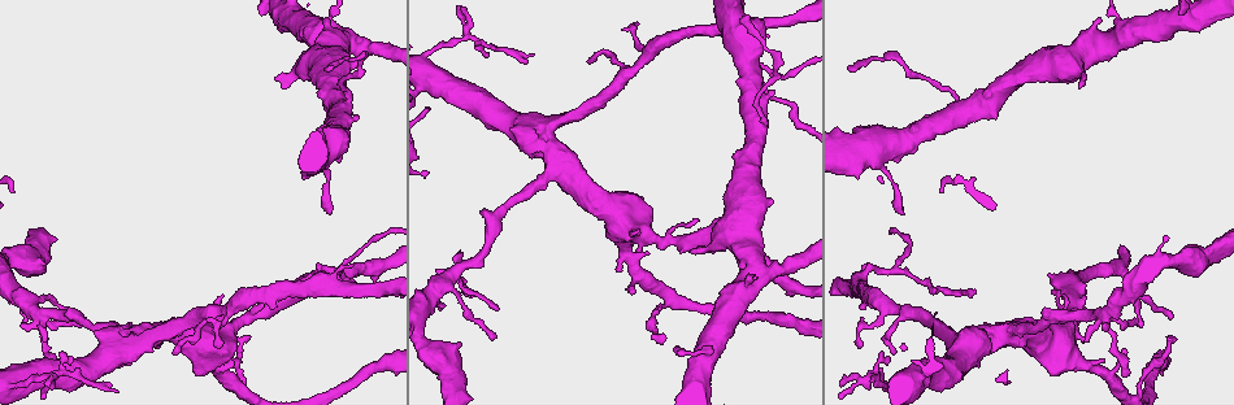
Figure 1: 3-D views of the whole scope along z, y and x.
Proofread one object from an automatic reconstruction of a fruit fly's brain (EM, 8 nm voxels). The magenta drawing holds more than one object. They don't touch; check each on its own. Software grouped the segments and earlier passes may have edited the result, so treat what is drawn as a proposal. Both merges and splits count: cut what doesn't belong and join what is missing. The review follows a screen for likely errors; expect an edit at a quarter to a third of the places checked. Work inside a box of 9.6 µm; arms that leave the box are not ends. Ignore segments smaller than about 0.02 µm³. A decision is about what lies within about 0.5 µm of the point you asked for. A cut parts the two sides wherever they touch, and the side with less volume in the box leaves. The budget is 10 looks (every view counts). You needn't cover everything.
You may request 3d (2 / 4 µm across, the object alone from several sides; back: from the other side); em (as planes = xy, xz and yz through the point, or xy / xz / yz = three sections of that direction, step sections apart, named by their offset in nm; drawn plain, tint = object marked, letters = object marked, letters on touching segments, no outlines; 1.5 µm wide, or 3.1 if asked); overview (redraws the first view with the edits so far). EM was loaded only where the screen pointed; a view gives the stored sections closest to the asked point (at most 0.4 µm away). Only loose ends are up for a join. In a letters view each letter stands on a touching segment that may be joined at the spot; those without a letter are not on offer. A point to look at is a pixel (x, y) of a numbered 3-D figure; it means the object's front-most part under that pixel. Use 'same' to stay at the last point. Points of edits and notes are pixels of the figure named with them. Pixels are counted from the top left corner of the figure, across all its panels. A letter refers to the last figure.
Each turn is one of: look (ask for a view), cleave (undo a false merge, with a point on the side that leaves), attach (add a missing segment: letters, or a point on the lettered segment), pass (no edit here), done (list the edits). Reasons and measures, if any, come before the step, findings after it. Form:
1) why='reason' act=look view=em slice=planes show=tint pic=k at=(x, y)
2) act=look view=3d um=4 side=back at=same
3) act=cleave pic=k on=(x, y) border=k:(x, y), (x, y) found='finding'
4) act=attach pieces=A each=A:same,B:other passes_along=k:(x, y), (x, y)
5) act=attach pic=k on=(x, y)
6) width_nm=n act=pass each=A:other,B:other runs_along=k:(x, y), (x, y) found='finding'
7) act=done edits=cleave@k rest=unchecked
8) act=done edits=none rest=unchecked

why='an open end' act=look view=3d um=2 pic=1 at=(1125, 374)

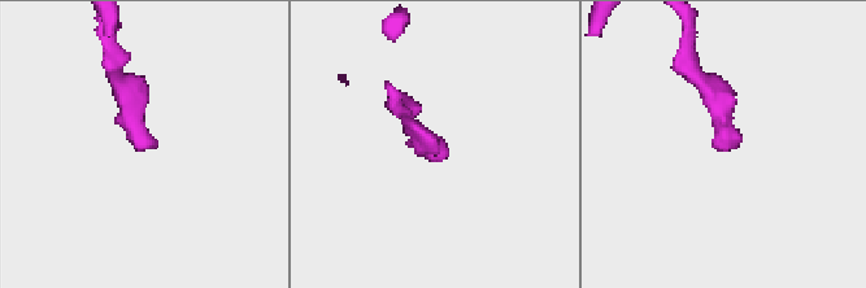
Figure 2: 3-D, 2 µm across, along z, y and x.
why='now the EM' act=look view=em slice=planes show=letters pic=2 at=(447, 151)

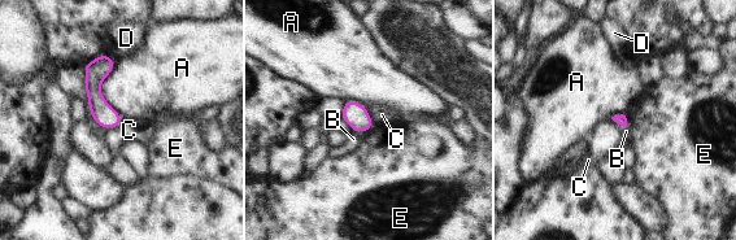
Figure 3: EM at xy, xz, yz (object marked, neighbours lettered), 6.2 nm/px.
act=pass each=A:other,B:other,C:other,D:other,E:other runs_along=3:(101, 59), (95, 99), (113, 123) found='no lettered segment goes on from it'

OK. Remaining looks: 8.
why='branch stops here' act=look view=3d um=4 pic=1 at=(1169, 337)

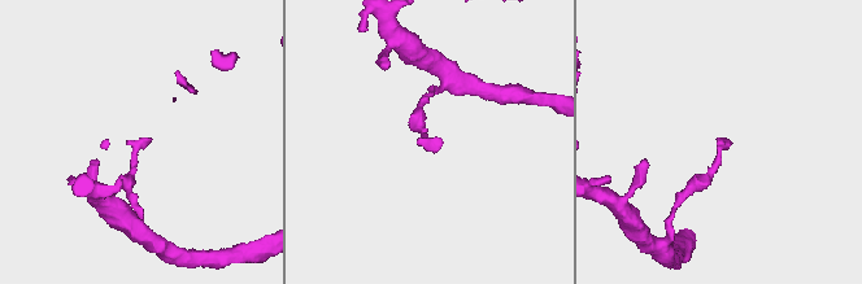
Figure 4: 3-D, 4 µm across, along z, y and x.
why='shape alone is not enough' act=look view=em slice=xy step=8 show=letters pic=4 at=(719, 140)

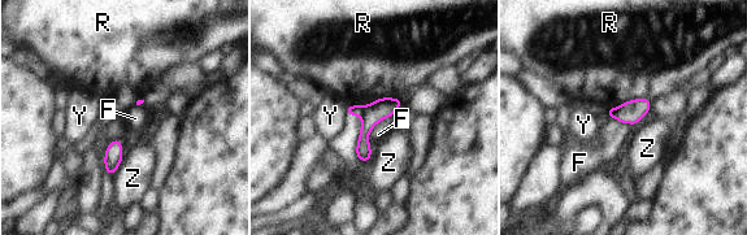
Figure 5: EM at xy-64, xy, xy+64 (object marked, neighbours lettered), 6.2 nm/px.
act=look view=em slice=planes show=letters at=same

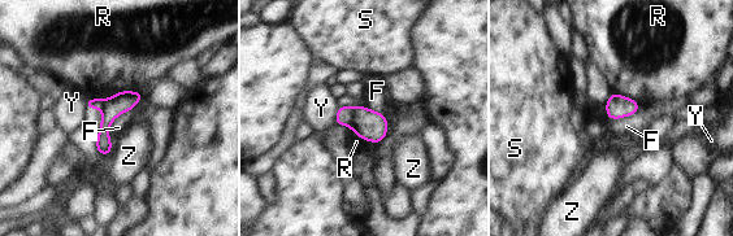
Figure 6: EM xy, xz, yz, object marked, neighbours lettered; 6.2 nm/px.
width_nm=140 act=pass each=F:other,R:other,S:other,Y:other,Z:other border=6:(143, 92), (117, 91), (89, 99) found='no lettered segment goes on from it'

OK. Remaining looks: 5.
why='calibre changes' act=look view=em slice=yz step=8 show=tint pic=1 at=(1088, 367)

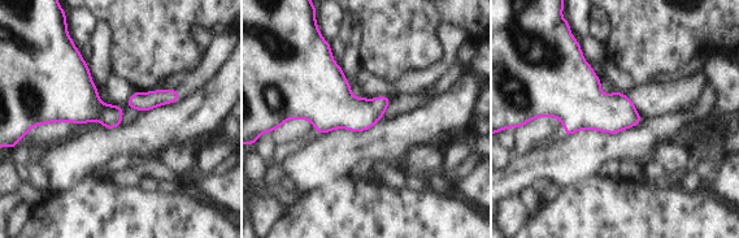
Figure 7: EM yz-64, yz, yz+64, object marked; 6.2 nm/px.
act=look view=em slice=planes show=letters at=same

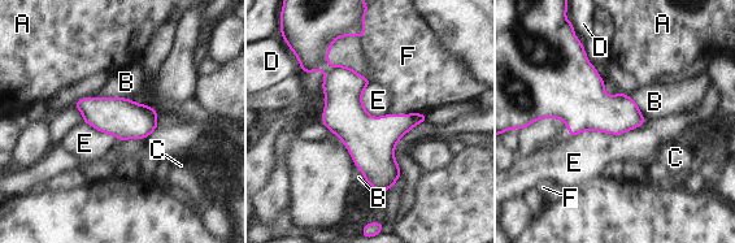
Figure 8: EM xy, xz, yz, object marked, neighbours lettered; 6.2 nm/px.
width_nm=240 longest_contact=E:500nm act=pass each=A:other,B:other,C:other,D:other,E:other,F:other found='all the same cell'

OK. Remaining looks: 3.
why='an open end' act=look view=3d um=4 pic=1 at=(690, 252)

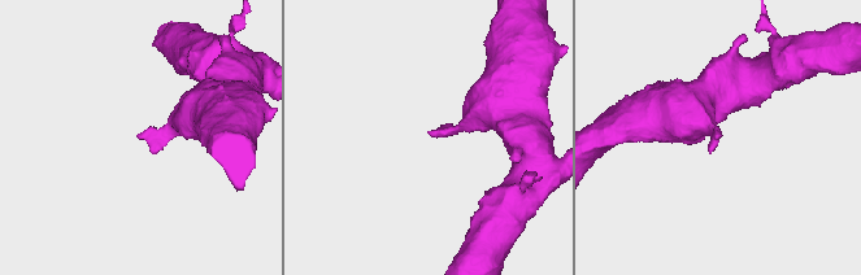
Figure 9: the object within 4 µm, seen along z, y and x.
act=look view=em slice=planes show=letters pic=9 at=(433, 136)

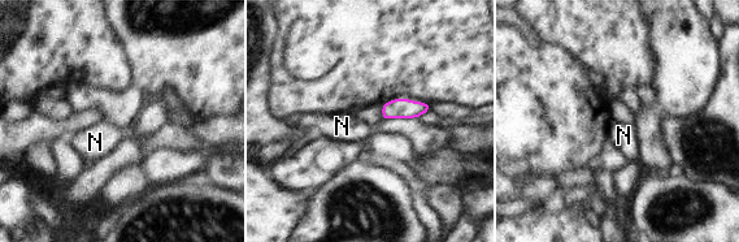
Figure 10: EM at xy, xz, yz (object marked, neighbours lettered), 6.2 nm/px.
act=pass each=N:other border=10:(417, 117), (382, 120) found='none of them fits'

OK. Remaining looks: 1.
act=done edits=none rest=unchecked

